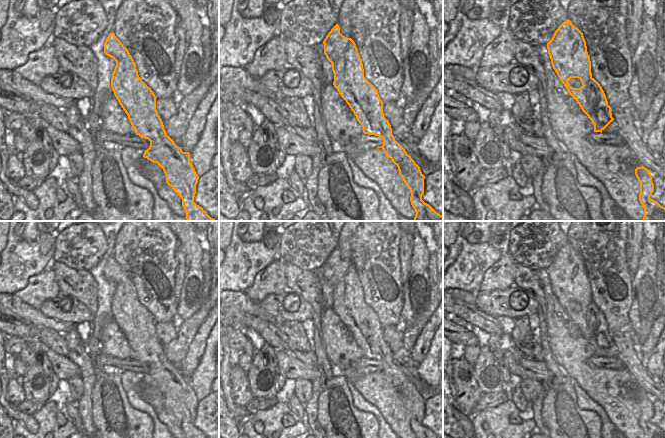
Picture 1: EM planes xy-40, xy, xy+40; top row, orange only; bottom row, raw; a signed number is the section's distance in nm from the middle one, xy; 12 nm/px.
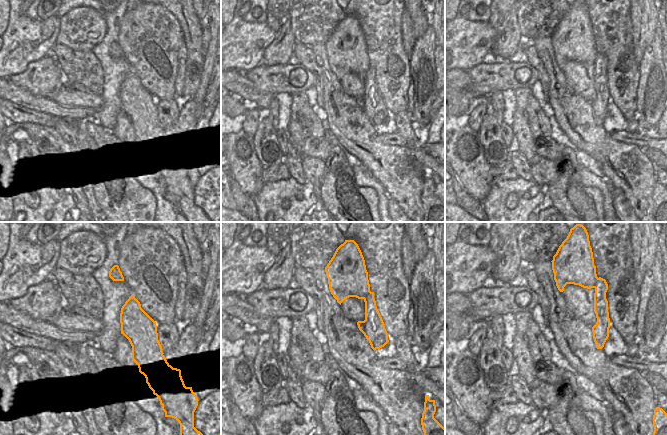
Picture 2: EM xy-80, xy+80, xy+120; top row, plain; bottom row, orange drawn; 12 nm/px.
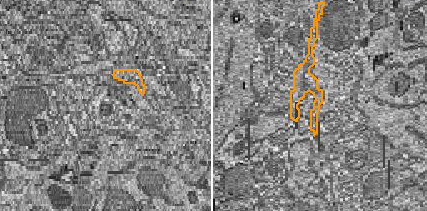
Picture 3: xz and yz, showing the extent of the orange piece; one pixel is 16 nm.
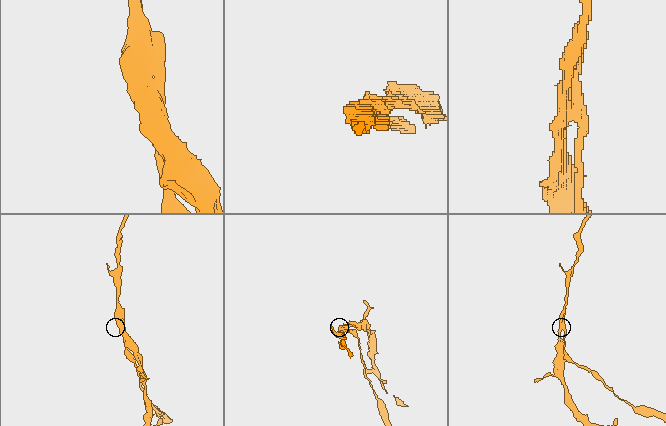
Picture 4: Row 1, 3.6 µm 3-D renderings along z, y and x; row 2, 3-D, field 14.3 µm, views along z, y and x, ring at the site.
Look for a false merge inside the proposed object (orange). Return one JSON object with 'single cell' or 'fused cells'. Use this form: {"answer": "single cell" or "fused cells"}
{"answer": "fused cells"}

